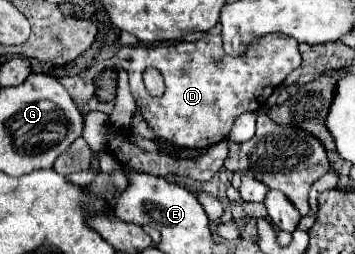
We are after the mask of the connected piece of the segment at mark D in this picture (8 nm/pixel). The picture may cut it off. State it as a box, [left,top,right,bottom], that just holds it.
[118,35,302,149]

